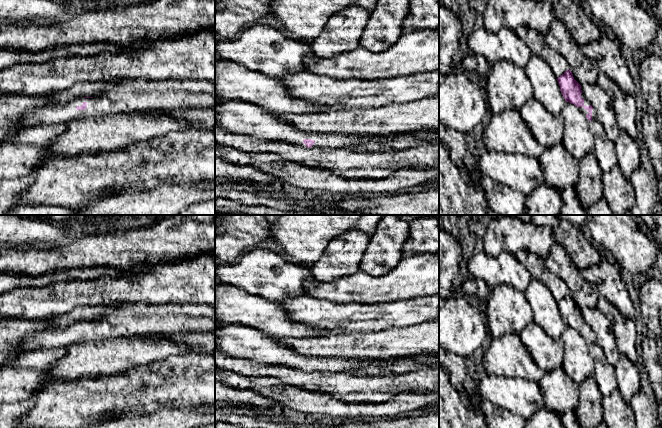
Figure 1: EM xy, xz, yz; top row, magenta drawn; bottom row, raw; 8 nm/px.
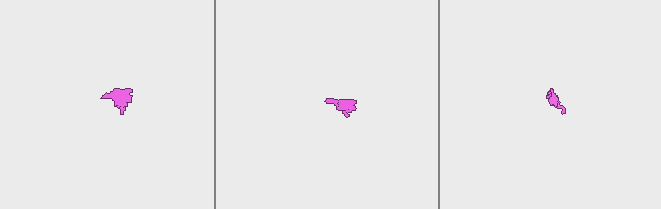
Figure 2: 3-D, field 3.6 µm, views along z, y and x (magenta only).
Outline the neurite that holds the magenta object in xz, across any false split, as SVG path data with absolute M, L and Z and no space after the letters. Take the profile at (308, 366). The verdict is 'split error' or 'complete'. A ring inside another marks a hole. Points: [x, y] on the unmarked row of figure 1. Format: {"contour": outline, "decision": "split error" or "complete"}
{"contour": "M218 321L215 323L215 348L231 357L308 372L348 372L375 362L301 356L294 349L266 337L257 328Z", "decision": "split error"}

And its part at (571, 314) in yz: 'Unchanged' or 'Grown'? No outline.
Grown

